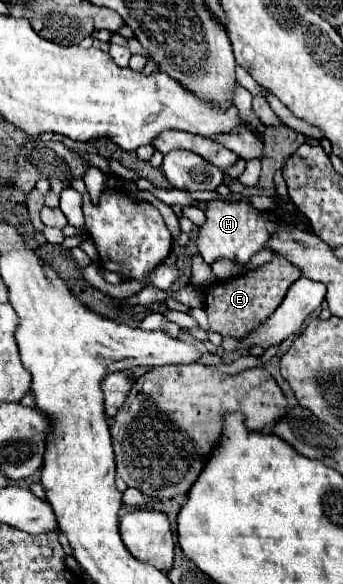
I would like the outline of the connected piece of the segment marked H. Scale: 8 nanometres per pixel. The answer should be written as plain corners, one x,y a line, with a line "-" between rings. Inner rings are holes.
214,198
206,202
206,222
198,228
196,234
196,248
206,264
212,264
216,258
230,258
240,264
246,264
256,252
260,252
270,238
266,230
266,222
262,214
248,204
246,198
242,200
226,200

